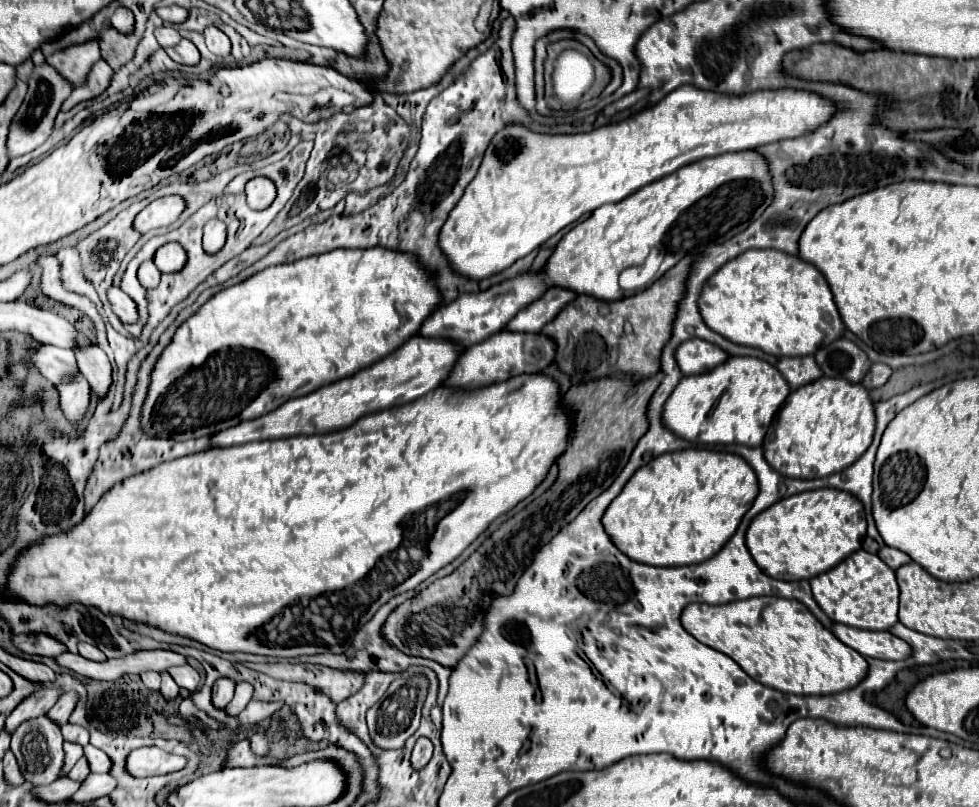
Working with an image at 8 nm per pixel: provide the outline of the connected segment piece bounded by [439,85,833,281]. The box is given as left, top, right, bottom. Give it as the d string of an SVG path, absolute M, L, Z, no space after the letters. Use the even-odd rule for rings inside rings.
M683 85L657 105L591 133L539 135L531 133L523 125L509 125L493 137L477 177L467 185L461 201L449 213L439 231L439 247L457 275L475 281L487 279L511 267L517 259L529 255L557 231L575 223L581 215L595 211L599 205L617 203L647 183L653 183L703 157L747 151L779 139L801 137L817 129L817 125L823 125L831 113L833 105L829 105L829 101L821 101L821 95L809 91L781 89L757 91L749 97L721 97L711 91L697 91L693 85Z

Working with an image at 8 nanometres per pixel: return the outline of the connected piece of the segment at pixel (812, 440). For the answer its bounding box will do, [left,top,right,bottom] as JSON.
[763,377,875,479]

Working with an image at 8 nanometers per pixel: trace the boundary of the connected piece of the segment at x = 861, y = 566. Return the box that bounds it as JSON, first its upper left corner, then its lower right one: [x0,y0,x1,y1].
[809,549,899,631]

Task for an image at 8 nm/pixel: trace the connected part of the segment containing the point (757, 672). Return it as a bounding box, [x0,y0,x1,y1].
[681,597,867,695]

